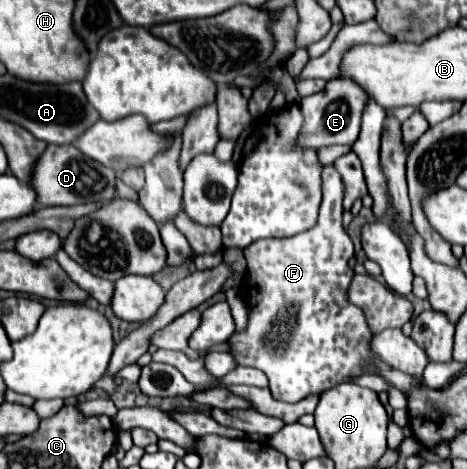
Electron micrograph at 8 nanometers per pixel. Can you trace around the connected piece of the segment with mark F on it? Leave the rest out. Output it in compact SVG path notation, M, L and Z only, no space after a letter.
M334 164L322 170L322 206L314 228L296 234L292 238L268 238L254 242L244 250L248 262L248 276L240 288L240 296L248 304L248 328L246 332L234 332L230 338L232 356L238 366L252 366L262 370L270 384L270 392L276 400L300 402L310 394L320 394L336 382L348 382L352 376L362 374L362 364L372 360L368 342L372 332L368 330L364 312L348 302L346 290L354 276L348 262L354 256L354 244L342 228L342 198L344 180Z

